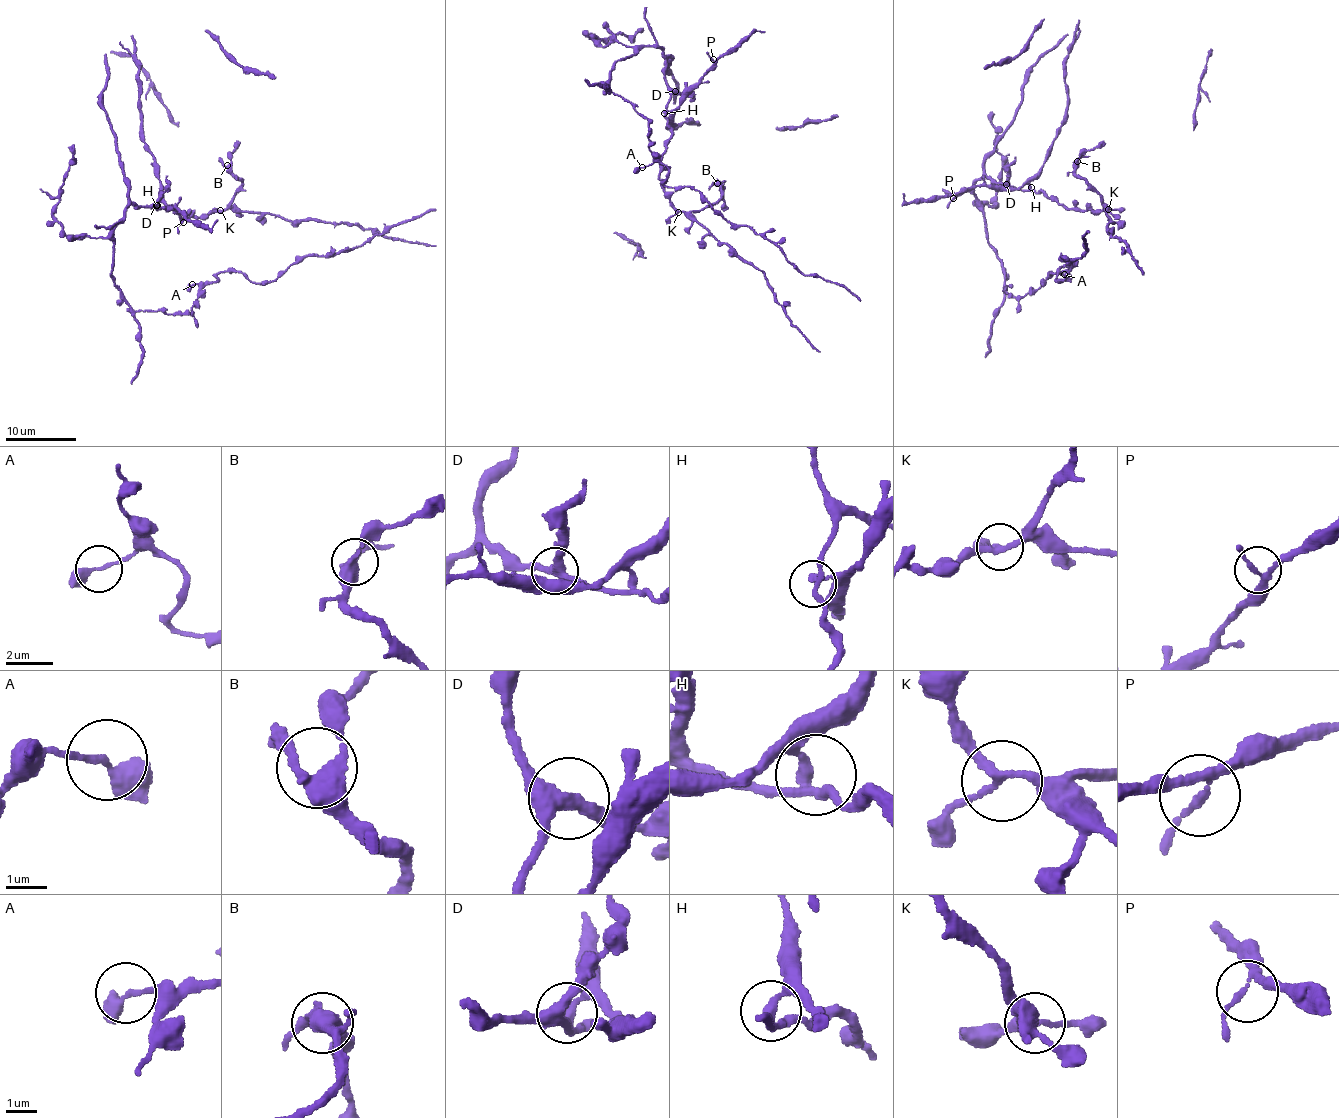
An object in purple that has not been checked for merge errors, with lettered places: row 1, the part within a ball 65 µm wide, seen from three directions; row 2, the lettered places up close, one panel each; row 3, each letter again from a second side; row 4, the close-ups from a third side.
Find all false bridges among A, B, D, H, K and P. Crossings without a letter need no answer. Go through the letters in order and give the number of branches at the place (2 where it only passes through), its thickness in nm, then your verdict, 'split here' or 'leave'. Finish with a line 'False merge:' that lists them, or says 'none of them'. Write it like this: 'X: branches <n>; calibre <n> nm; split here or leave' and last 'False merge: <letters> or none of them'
A: branches 2; calibre 280 nm; leave
B: branches 3; calibre 420 nm; leave
D: branches 3; calibre 320 nm; leave
H: branches 3; calibre 200 nm; leave
K: branches 3; calibre 200 nm; leave
P: branches 3; calibre 170 nm; leave
False merge: none of them

